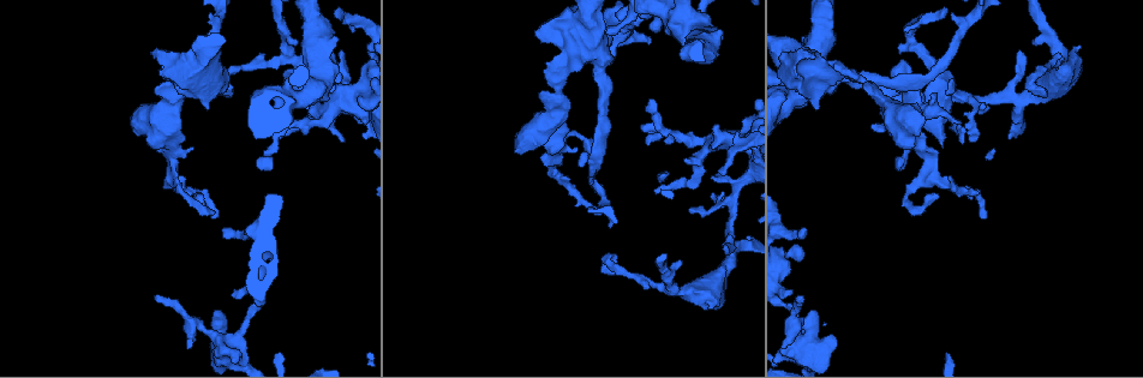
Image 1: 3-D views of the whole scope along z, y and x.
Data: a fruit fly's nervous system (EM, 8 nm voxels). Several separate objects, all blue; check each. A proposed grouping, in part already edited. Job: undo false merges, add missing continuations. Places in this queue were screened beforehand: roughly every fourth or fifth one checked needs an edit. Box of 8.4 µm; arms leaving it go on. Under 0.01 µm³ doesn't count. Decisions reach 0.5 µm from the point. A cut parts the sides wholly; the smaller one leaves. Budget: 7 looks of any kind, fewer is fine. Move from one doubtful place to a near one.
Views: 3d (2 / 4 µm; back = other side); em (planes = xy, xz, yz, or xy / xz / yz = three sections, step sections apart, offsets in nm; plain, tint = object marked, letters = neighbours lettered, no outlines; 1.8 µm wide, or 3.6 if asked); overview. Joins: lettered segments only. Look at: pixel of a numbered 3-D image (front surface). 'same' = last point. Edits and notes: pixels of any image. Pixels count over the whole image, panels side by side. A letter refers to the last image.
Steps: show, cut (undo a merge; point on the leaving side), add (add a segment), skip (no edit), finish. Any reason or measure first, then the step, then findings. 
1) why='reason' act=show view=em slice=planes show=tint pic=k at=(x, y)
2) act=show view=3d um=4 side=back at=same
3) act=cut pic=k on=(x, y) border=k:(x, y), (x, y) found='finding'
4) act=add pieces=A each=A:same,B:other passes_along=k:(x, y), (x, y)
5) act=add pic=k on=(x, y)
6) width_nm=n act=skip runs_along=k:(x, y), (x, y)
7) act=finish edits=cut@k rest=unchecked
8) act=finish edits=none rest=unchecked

why='thick turns thin' act=show view=3d um=4 pic=1 at=(824, 78)

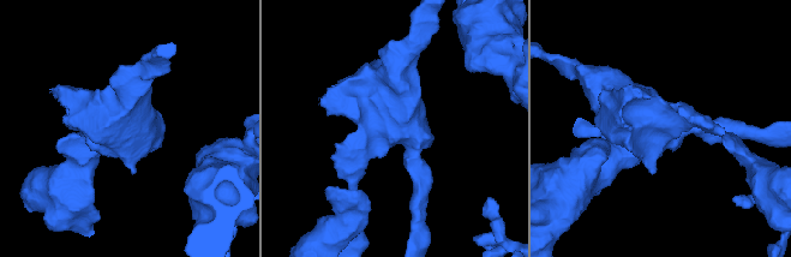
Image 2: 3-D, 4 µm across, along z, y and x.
act=show view=em um=3.6 slice=planes show=letters pic=2 at=(667, 123)

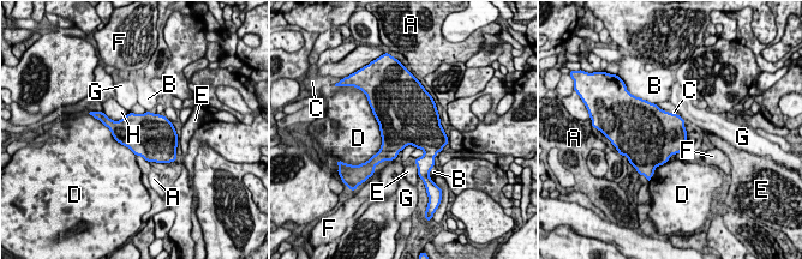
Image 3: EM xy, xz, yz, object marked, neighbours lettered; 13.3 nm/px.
act=skip each=A:other,B:other,C:other,D:other,E:other,F:other,G:other,H:other border=3:(371, 108), (381, 148), (370, 158) found='one neuron here'

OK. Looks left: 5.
why='abrupt turn' act=show view=em slice=planes show=plain pic=1 at=(795, 322)

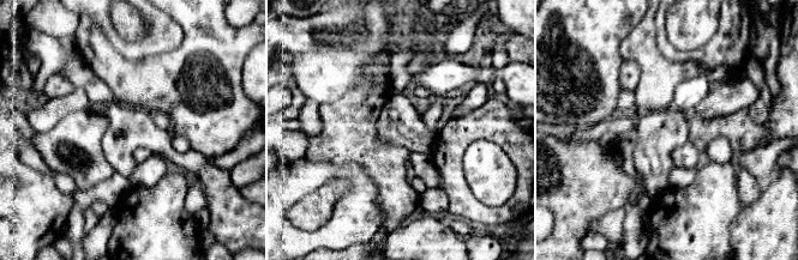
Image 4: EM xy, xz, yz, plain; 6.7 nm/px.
why='with the object marked' act=show view=em slice=planes show=tint at=same

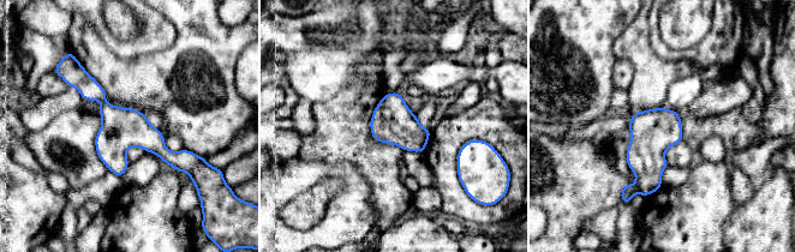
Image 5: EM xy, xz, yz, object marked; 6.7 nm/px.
act=show view=em slice=planes show=letters at=same

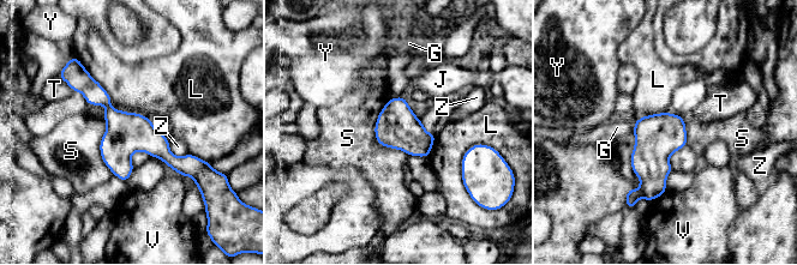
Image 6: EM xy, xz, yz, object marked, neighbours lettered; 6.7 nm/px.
width_nm=280 act=skip each=G:other,J:other,L:other,S:other,T:other,V:other,Y:other,Z:other found='continuous, no second neuron'

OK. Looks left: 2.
why='branch stops here' act=show view=3d um=4 pic=1 at=(576, 150)

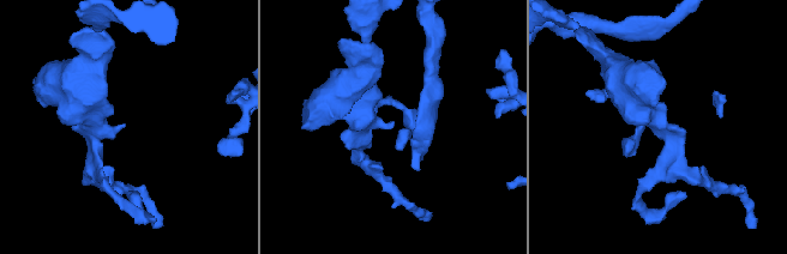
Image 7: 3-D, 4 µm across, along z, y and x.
arm_widths_nm=190,340 act=show view=em slice=xy step=16 show=letters pic=7 at=(123, 126)

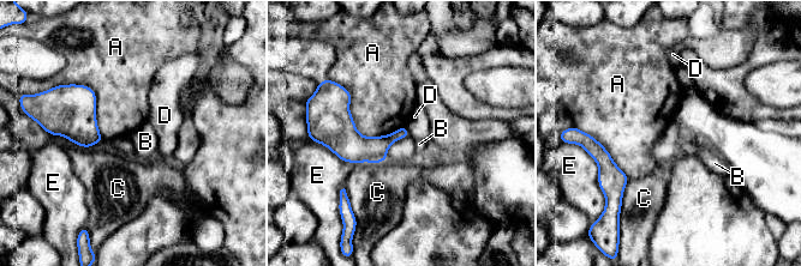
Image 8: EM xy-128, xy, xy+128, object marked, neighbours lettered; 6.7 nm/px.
act=skip each=A:other,B:other,C:other,D:other,E:other border=8:(336, 82), (360, 133), (405, 126) found='none of them fits'

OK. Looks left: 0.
act=finish edits=none rest=unchecked

